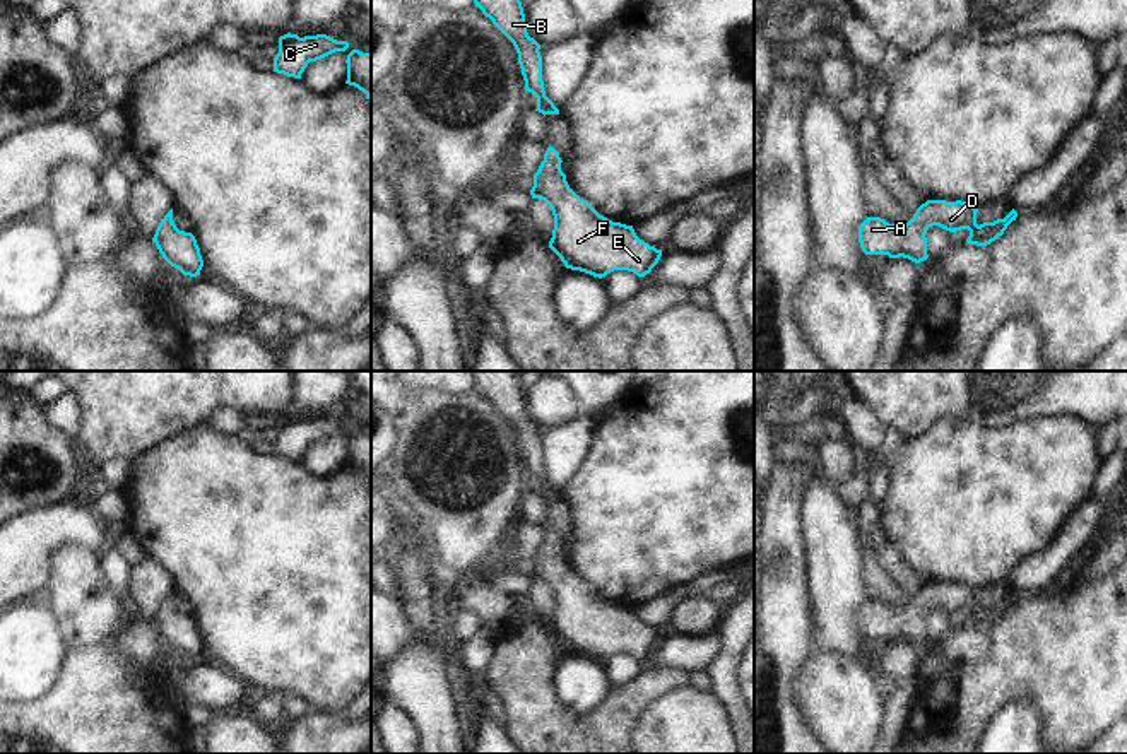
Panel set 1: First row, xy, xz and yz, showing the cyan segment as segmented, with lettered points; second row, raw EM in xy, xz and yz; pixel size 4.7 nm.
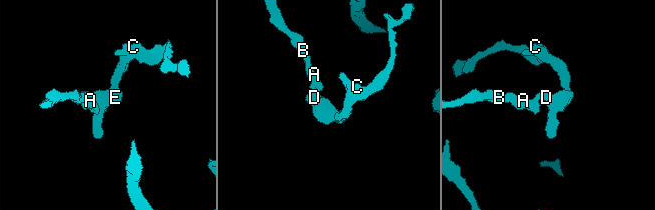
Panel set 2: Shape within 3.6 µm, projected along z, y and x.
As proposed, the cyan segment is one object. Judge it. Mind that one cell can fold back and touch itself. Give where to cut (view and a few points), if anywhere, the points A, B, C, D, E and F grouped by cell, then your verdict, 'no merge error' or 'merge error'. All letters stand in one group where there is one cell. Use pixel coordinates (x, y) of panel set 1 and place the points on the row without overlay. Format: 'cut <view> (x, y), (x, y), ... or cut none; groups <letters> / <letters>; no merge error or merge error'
cut none; groups A B C D E F; no merge error

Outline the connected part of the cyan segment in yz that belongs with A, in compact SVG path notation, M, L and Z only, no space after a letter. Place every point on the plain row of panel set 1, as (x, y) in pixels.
M927 583L906 607L889 607L881 600L867 600L859 609L859 626L865 638L888 638L889 641L908 641L920 646L927 638L927 612L939 609L949 616L968 612L968 627L987 629L1004 617L1016 604L1012 592L1004 602L977 607L978 590L966 585Z

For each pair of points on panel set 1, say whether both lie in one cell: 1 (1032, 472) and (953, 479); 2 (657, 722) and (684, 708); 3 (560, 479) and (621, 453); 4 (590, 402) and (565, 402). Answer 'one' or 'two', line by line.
1: one
2: one
3: two
4: two

